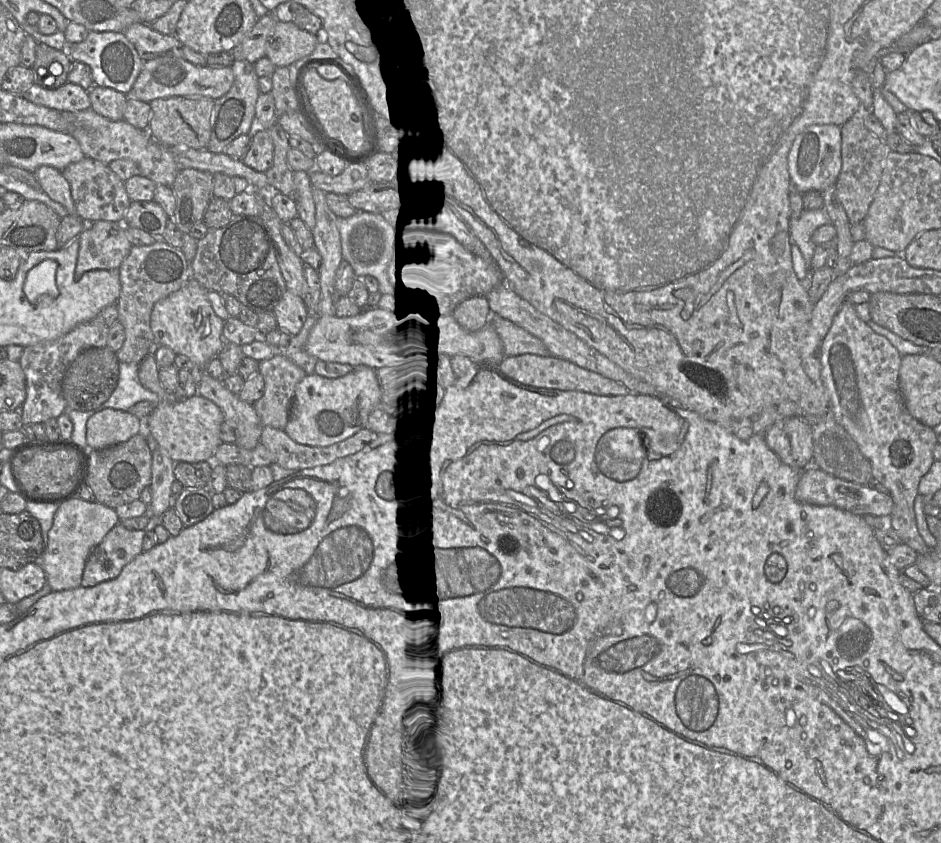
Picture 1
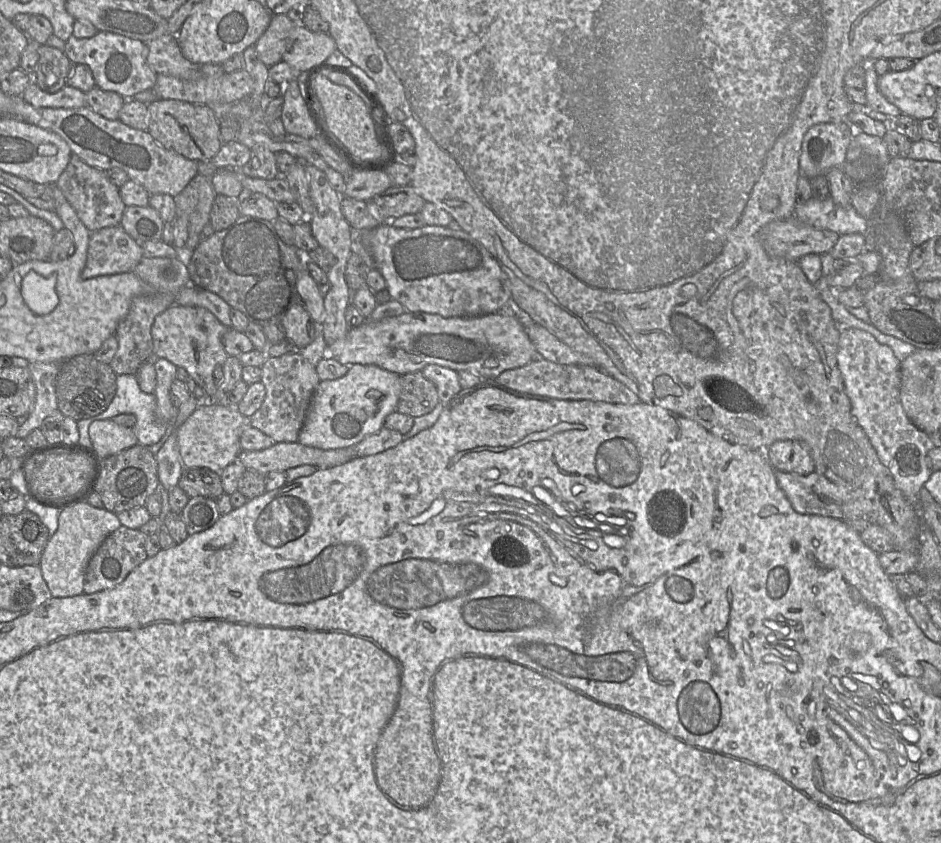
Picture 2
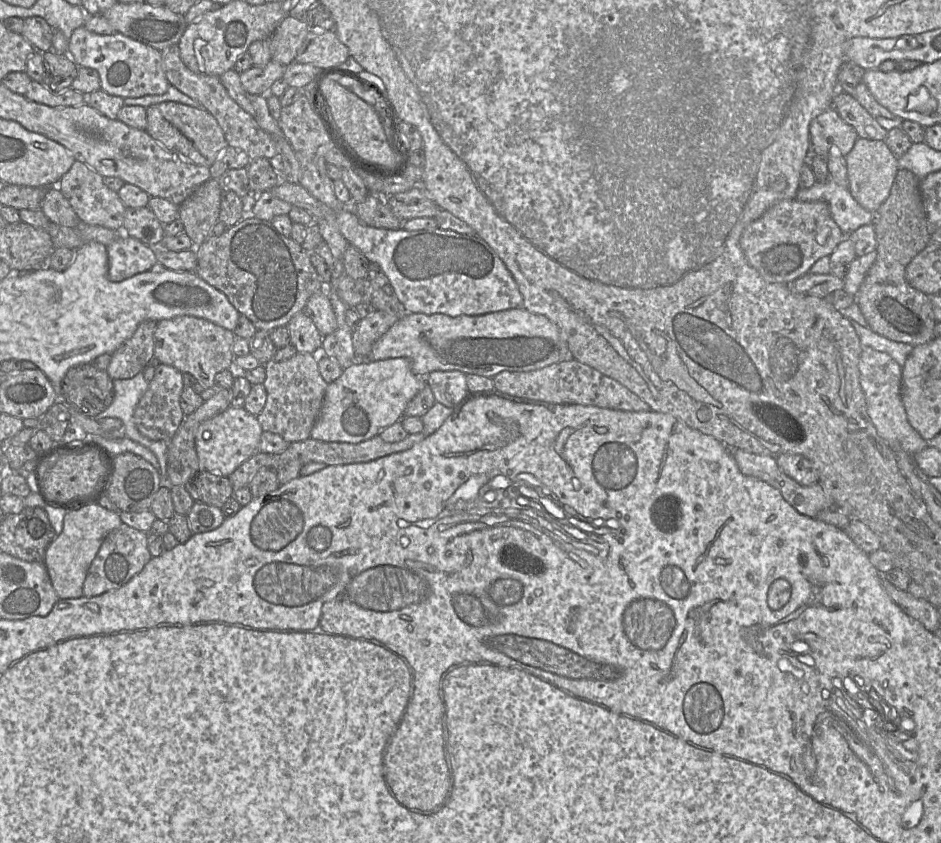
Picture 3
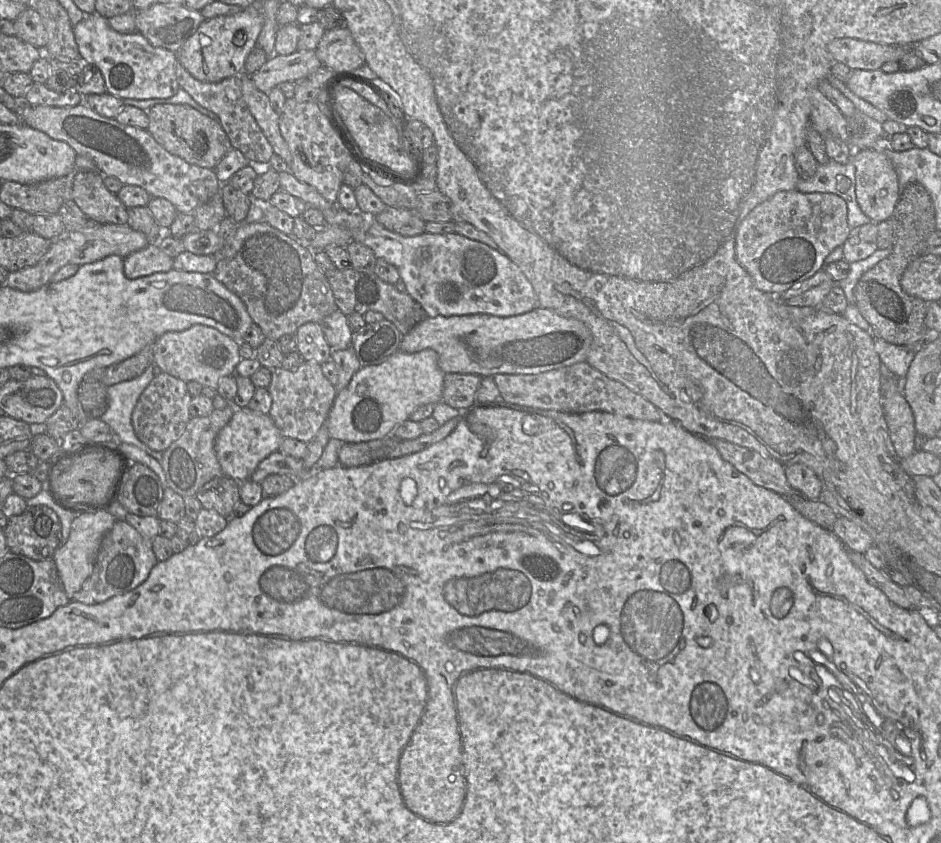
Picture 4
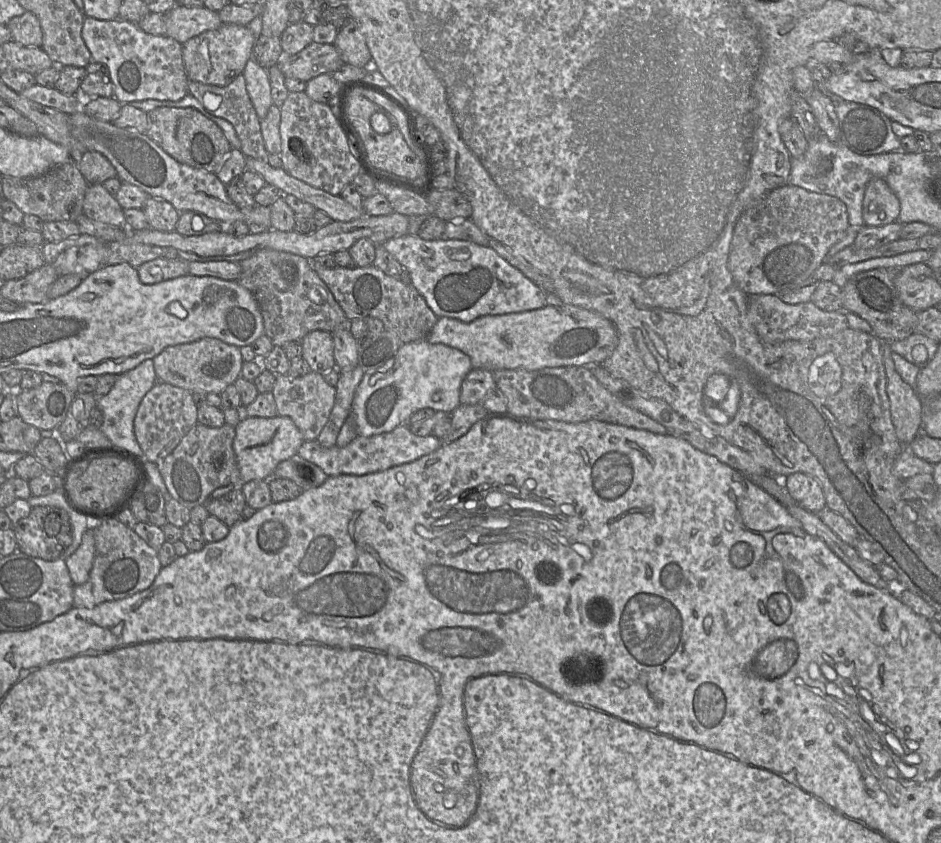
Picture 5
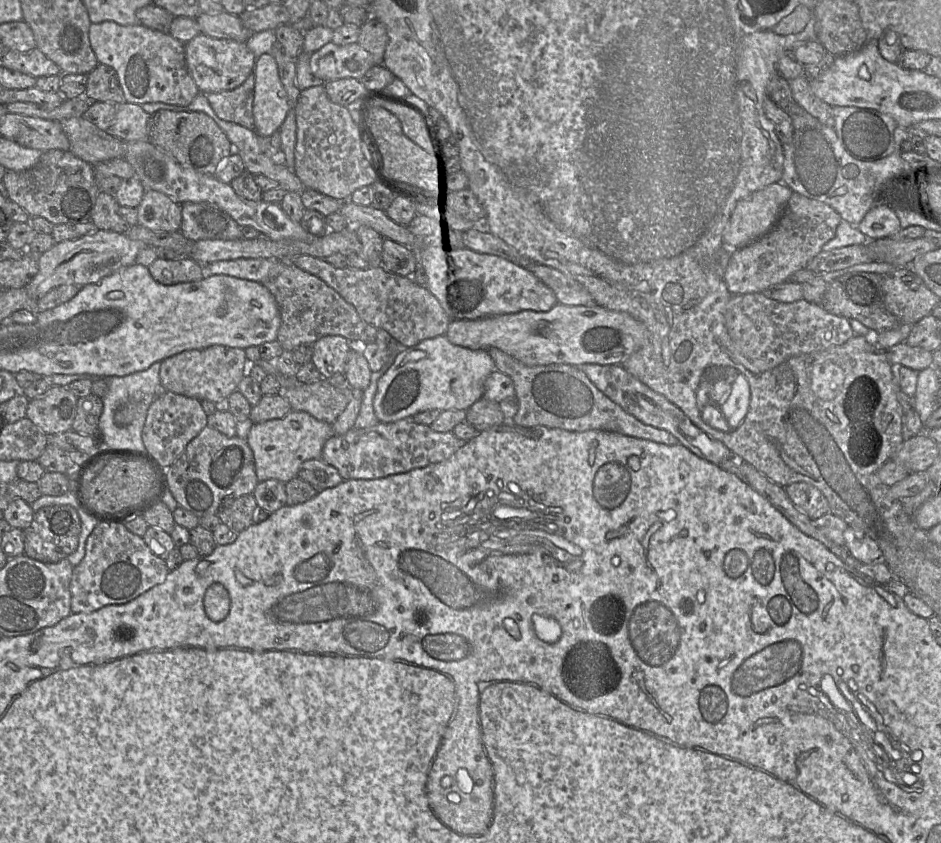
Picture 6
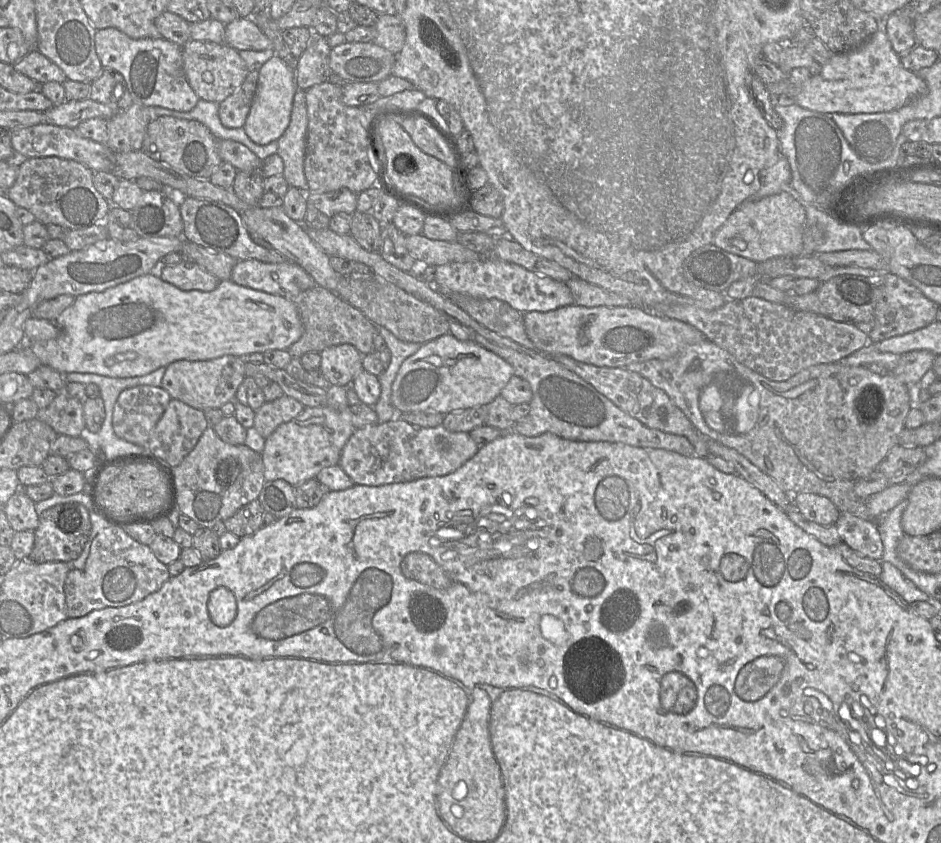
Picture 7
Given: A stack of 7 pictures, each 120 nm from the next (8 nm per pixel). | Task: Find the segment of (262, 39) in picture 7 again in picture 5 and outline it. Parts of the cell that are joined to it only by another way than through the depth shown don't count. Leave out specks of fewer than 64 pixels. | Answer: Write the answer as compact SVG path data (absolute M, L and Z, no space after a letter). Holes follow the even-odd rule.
M178 5L175 8L173 8L172 10L170 10L169 12L160 13L160 14L165 14L165 16L166 16L165 35L170 38L173 38L174 40L176 40L180 44L185 43L190 38L197 36L205 31L215 30L223 24L219 15L218 15L218 12L209 10L205 7L185 7L185 6Z

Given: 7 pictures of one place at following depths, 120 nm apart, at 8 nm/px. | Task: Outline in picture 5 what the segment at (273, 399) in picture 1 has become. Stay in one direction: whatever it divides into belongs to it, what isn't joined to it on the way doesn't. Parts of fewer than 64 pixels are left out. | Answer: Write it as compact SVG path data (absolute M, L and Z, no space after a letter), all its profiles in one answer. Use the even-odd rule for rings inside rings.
M318 372L309 373L292 378L288 375L275 375L272 394L277 406L278 416L292 419L303 435L304 441L315 441L327 423L335 403L336 388L330 386L323 375Z

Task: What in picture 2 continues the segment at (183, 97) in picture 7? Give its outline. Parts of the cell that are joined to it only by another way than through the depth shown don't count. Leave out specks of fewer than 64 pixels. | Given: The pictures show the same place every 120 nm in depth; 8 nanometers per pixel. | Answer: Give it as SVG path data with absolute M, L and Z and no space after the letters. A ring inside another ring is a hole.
M100 31L90 38L76 38L71 35L65 43L64 53L73 65L89 66L97 87L106 91L114 91L126 99L152 89L155 85L157 73L149 66L148 48L140 40Z

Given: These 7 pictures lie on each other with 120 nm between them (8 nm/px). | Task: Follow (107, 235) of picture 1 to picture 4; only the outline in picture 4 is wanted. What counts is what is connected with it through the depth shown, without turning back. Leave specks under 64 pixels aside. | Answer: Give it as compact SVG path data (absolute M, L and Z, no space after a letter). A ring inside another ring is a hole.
M149 244L123 258L123 267L125 277L131 280L172 270L173 258L164 254L157 244Z

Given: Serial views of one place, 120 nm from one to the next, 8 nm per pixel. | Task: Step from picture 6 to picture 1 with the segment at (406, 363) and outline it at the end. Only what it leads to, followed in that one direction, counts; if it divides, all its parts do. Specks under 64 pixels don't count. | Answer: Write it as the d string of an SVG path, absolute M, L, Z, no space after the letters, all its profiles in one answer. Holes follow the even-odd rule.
M357 367L338 378L312 373L296 386L285 432L303 445L329 446L365 428L371 411L381 401L382 385L374 368Z

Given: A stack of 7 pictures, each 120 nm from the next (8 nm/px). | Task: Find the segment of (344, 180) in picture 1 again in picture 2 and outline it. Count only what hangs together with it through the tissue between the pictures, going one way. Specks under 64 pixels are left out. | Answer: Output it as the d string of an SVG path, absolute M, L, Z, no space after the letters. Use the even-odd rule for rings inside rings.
M353 171L346 179L345 197L368 201L393 186L385 171Z

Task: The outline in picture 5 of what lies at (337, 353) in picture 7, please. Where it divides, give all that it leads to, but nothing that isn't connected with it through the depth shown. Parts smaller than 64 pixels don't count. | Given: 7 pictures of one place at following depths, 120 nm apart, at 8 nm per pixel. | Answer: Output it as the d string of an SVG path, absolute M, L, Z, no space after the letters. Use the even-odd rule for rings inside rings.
M312 331L300 343L302 358L309 365L311 371L323 375L335 368L334 343L330 332Z

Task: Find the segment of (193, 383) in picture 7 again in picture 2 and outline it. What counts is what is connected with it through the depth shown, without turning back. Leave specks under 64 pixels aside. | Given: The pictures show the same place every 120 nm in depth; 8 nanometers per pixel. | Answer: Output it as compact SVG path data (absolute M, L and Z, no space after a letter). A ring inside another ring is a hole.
M173 304L156 316L152 328L155 358L165 358L177 367L182 367L195 382L204 389L207 397L213 396L218 389L213 376L217 365L228 358L223 337L231 327L223 325L209 310L203 307L190 307Z

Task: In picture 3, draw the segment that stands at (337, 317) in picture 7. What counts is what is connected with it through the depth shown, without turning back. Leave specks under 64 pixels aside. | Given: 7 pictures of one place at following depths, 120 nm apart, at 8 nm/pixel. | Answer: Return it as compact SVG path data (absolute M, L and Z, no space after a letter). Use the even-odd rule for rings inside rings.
M253 217L242 219L220 236L207 238L196 250L195 273L223 292L236 310L247 317L257 330L270 332L275 328L287 326L294 315L304 311L313 294L325 289L326 285L312 265L309 253L291 237L281 234L271 221Z

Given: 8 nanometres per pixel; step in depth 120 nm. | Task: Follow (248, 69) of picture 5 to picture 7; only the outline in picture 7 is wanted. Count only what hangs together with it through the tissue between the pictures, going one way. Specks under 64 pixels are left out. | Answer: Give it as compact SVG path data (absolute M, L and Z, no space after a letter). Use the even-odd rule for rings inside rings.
M277 54L264 63L259 70L257 91L243 127L253 142L267 145L284 134L291 121L294 96L297 90L296 72Z

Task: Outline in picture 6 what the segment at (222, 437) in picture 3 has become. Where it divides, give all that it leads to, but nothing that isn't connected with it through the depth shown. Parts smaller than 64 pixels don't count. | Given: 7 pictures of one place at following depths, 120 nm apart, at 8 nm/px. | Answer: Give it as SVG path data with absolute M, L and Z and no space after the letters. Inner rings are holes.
M291 411L281 419L254 423L246 441L254 455L258 481L276 479L287 483L296 478L303 462L321 458L323 447L332 436L332 424L317 420L303 411Z

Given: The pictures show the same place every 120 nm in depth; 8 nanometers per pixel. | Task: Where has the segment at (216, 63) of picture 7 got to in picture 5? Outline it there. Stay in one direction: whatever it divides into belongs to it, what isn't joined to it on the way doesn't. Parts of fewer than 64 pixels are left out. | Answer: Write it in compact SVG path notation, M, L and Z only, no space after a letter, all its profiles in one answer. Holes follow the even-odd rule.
M229 23L190 38L182 44L183 65L188 79L208 85L228 85L243 72L252 57L255 42L256 37L247 26Z

